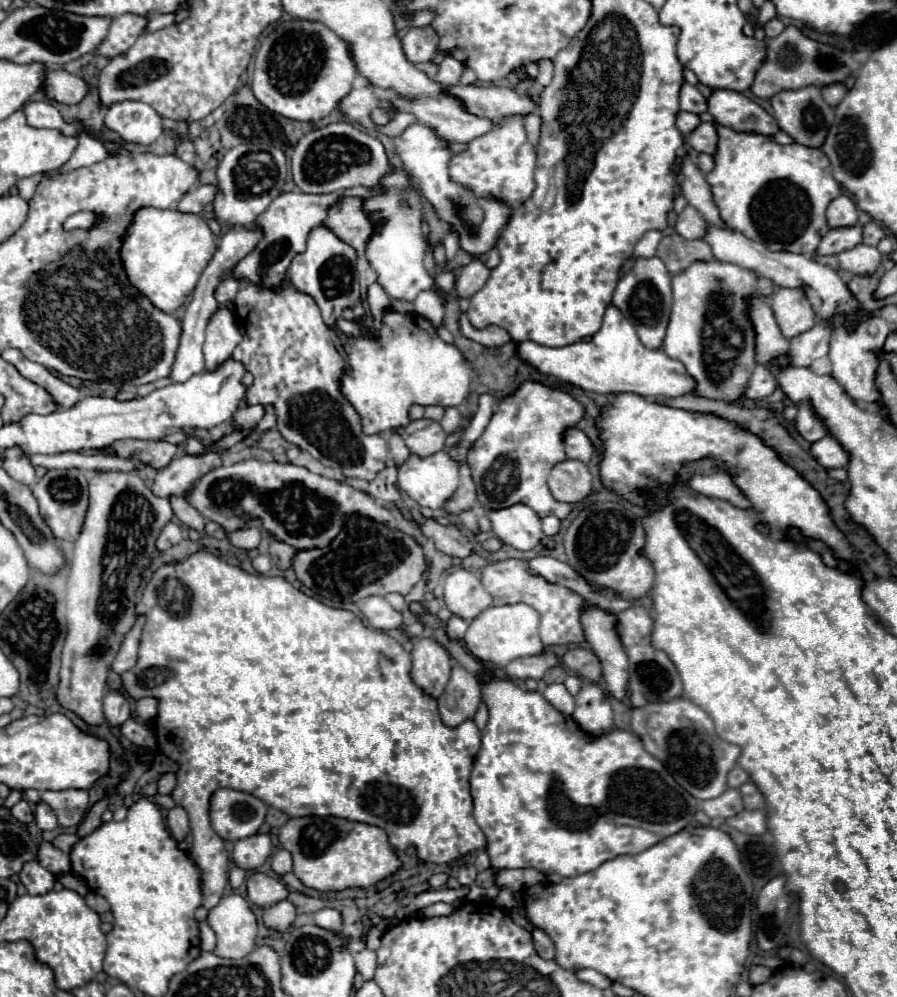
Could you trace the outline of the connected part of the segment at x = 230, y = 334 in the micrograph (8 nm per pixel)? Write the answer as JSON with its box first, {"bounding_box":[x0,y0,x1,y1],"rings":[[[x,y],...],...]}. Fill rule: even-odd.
{"bounding_box":[204,307,242,371],"rings":[[[220,307],[220,311],[210,319],[206,327],[206,341],[204,341],[204,361],[206,371],[214,371],[222,361],[228,361],[232,357],[234,347],[242,341],[242,333],[238,331],[234,313],[226,307]]]}

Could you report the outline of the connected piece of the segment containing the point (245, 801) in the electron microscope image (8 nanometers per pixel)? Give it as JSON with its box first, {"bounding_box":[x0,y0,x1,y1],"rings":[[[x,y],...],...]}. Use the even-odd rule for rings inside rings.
{"bounding_box":[210,789,266,841],"rings":[[[218,789],[210,797],[210,825],[228,841],[256,835],[266,817],[266,803],[258,797],[236,791]]]}

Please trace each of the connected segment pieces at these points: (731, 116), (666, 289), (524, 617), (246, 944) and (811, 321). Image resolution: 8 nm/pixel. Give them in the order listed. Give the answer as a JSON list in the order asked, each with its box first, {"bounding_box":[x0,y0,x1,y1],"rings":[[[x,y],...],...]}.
[{"bounding_box":[708,91,780,137],"rings":[[[714,91],[708,99],[708,113],[718,125],[730,127],[740,133],[760,133],[772,137],[780,131],[772,115],[768,115],[758,103],[736,91]]]},{"bounding_box":[612,257,672,349],"rings":[[[658,257],[636,259],[632,271],[628,271],[618,281],[614,289],[612,305],[616,305],[622,311],[622,315],[634,325],[640,341],[648,349],[660,349],[670,319],[670,307],[672,307],[672,285],[670,285],[670,273],[666,265]]]},{"bounding_box":[464,605,544,667],"rings":[[[500,605],[500,607],[488,607],[484,609],[474,621],[470,621],[464,647],[466,651],[476,657],[482,663],[492,663],[496,667],[506,667],[512,659],[538,655],[544,651],[544,643],[538,637],[538,623],[540,617],[530,605]]]},{"bounding_box":[208,895,258,959],"rings":[[[240,895],[222,897],[222,901],[210,909],[208,923],[218,937],[218,945],[214,949],[218,957],[242,959],[254,949],[258,933],[256,917]]]},{"bounding_box":[770,289,816,339],"rings":[[[778,289],[770,307],[786,339],[792,339],[816,325],[814,309],[802,289]]]}]

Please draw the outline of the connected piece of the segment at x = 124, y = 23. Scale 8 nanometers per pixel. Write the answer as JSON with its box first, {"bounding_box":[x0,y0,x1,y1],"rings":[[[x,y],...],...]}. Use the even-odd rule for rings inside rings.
{"bounding_box":[96,13,146,57],"rings":[[[126,13],[122,17],[114,17],[108,29],[108,37],[98,45],[96,53],[102,57],[118,57],[122,53],[126,53],[126,49],[130,49],[134,45],[134,41],[138,39],[138,35],[144,31],[146,27],[146,19]]]}

